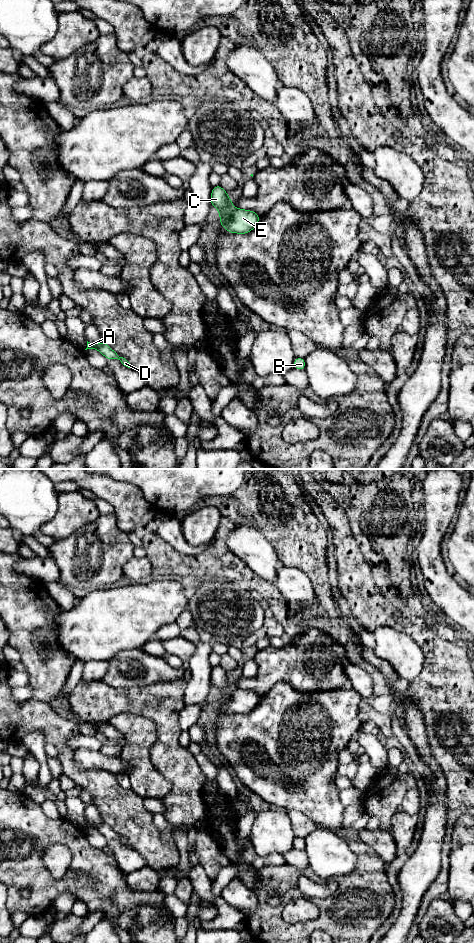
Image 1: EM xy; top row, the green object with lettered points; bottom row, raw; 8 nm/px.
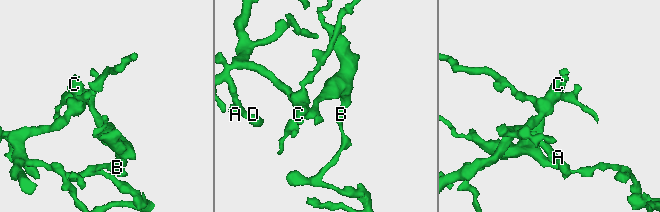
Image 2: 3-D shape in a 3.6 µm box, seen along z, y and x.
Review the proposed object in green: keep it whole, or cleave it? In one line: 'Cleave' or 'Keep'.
Cleave

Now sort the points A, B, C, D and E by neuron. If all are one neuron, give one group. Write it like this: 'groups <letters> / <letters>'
groups A C D / B E

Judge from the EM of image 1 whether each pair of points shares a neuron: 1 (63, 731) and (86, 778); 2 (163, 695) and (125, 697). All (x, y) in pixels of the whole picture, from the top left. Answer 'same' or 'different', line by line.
1: same
2: same

